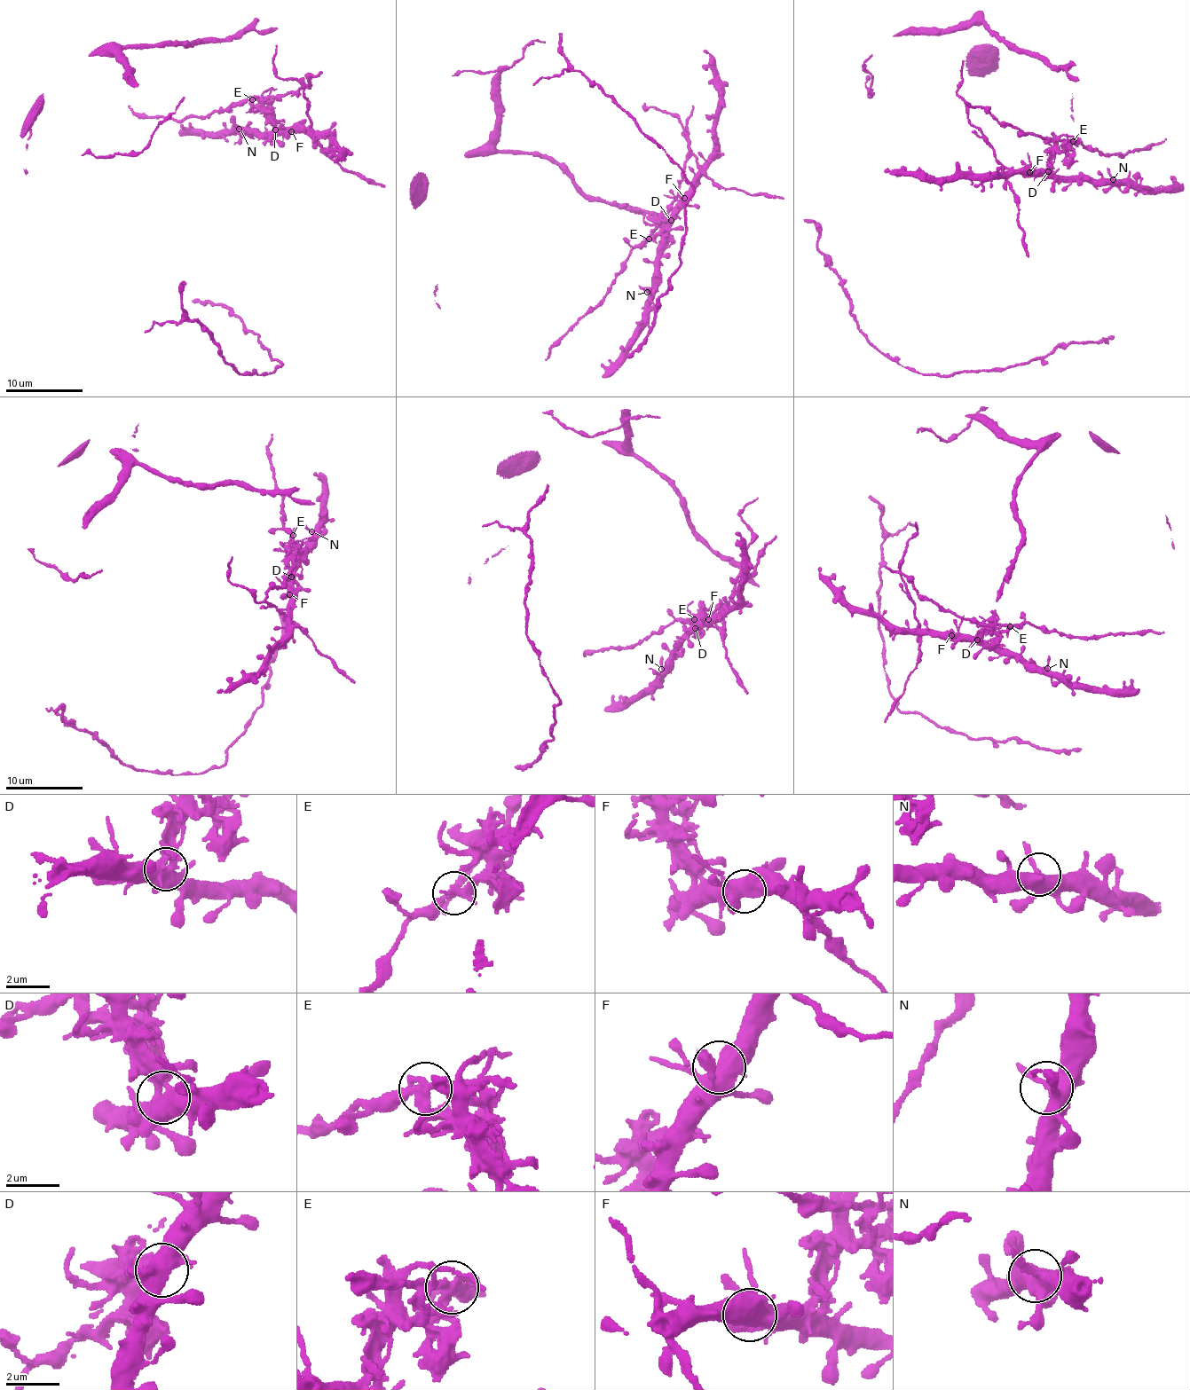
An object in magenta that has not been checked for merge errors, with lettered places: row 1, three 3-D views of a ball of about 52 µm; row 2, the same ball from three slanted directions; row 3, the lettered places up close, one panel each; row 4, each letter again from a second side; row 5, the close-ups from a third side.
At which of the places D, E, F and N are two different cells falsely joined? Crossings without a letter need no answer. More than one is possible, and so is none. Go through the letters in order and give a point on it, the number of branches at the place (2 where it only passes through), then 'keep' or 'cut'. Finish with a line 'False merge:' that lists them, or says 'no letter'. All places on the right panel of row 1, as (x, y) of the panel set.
D: place (1048, 171); branches 5; cut
E: place (1073, 141); branches 4; cut
F: place (1029, 172); branches 5; keep
N: place (1113, 179); branches 4; keep
False merge: D, E

